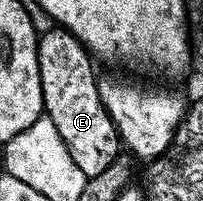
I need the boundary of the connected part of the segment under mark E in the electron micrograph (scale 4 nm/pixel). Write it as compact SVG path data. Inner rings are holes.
M51 29L45 34L43 31L36 44L44 114L54 120L54 128L58 128L62 144L66 144L66 152L70 152L74 164L82 168L85 179L93 178L110 168L110 164L121 157L120 134L100 99L98 73L92 67L93 55L89 54L86 47L69 30Z

